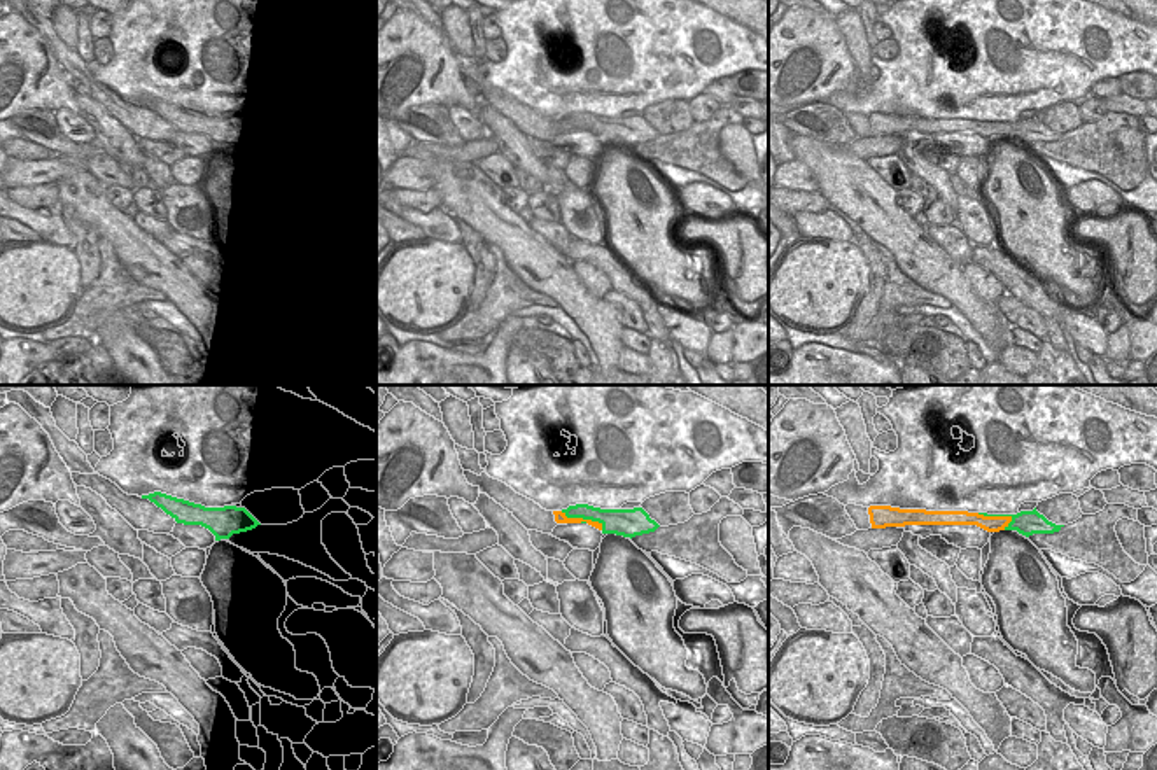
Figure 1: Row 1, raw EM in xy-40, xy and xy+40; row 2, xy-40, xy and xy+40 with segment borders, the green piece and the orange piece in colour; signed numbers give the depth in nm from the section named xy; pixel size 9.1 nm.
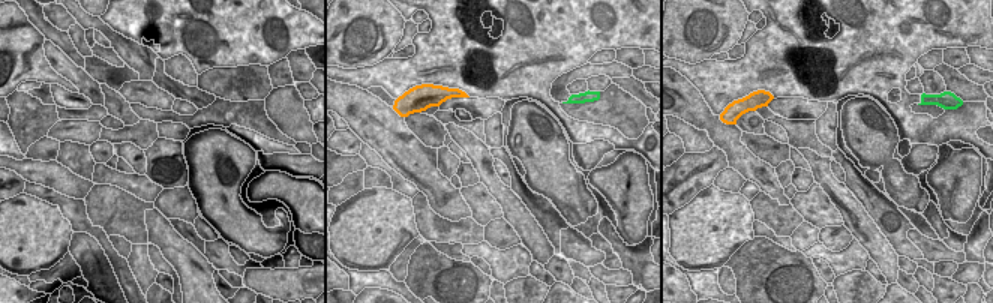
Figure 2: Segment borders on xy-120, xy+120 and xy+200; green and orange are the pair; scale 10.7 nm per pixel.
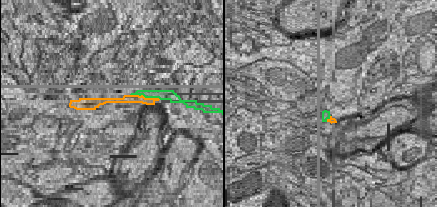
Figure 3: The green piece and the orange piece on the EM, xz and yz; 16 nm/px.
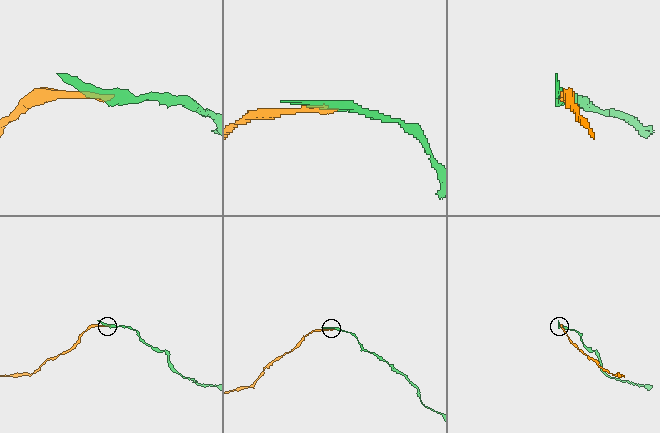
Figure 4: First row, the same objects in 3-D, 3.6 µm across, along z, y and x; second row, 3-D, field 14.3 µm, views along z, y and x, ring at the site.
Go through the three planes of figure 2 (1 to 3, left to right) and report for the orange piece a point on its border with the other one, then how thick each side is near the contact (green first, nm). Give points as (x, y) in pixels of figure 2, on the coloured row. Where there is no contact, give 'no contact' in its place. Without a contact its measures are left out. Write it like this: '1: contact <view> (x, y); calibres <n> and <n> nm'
1: no contact
2: no contact
3: no contact

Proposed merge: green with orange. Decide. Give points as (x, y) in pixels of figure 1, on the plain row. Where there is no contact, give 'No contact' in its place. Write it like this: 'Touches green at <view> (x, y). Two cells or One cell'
Touches green at xy (583, 126). Two cells.

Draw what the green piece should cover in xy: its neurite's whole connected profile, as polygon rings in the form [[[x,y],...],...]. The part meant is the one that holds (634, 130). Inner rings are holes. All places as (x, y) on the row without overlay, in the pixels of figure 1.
[[[576,112],[562,117],[562,121],[567,126],[599,130],[602,133],[602,142],[616,142],[630,147],[655,140],[660,135],[642,116],[600,117],[588,112]]]

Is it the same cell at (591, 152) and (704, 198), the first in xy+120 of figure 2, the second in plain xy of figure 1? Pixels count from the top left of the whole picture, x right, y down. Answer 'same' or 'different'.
same

